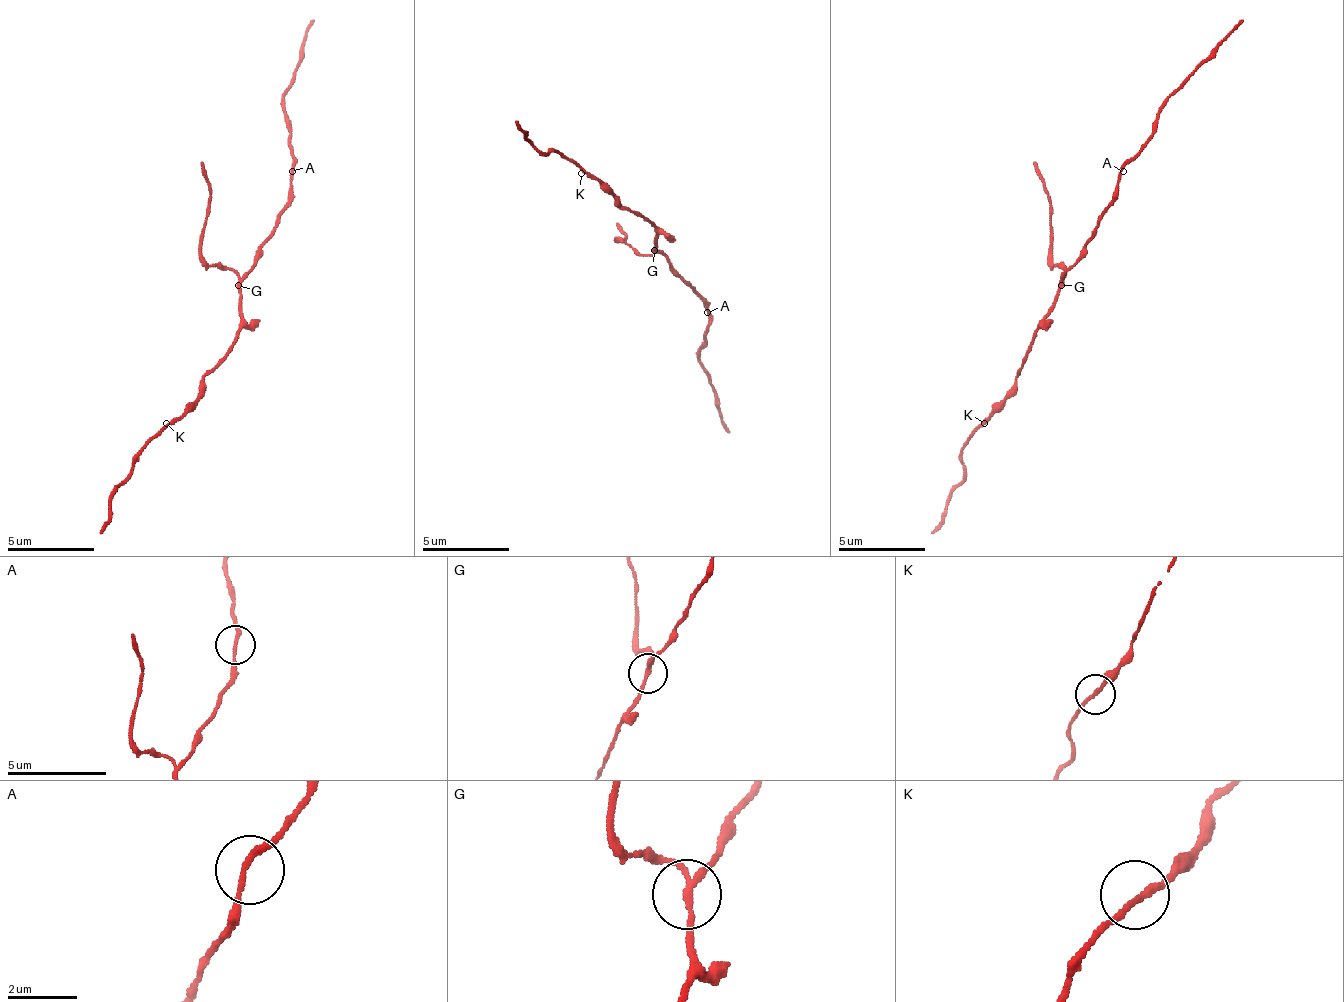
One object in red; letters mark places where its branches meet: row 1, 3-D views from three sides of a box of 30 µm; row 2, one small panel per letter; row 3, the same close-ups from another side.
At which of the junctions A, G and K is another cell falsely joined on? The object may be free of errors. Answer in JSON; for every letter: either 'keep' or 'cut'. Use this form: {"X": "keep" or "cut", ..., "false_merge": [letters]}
{"A": "keep", "G": "cut", "K": "keep", "false_merge": ["G"]}

